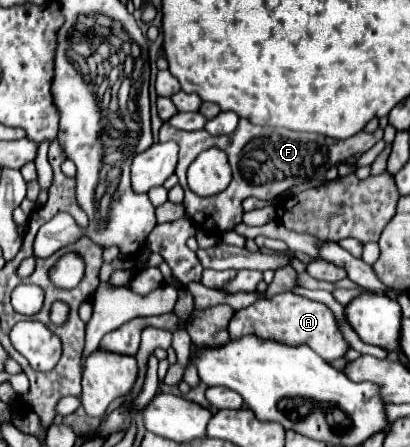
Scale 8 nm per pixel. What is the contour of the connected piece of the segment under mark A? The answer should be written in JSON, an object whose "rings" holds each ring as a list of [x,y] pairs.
{"rings":[[[292,292],[276,294],[270,300],[256,300],[252,306],[238,310],[234,318],[230,320],[228,330],[230,330],[232,340],[254,334],[268,340],[280,340],[284,344],[306,344],[326,362],[344,358],[346,352],[350,350],[350,344],[346,344],[342,330],[338,326],[338,320],[330,308],[326,304],[296,296]]]}

